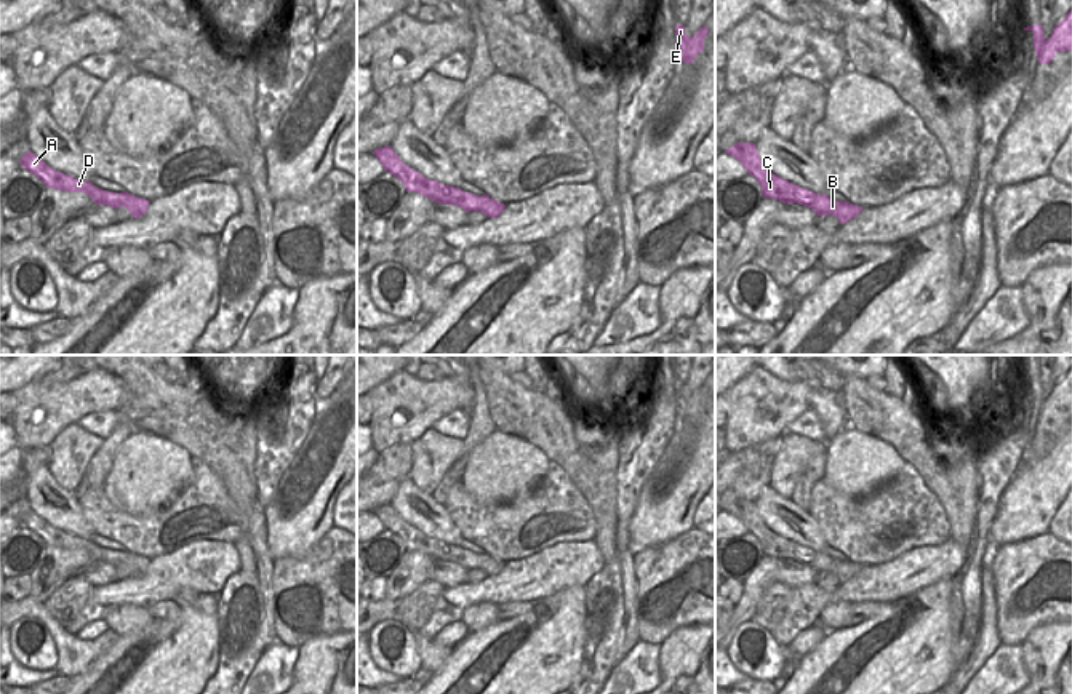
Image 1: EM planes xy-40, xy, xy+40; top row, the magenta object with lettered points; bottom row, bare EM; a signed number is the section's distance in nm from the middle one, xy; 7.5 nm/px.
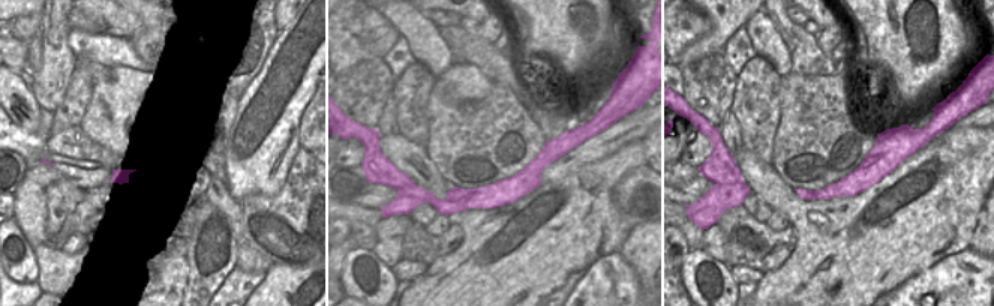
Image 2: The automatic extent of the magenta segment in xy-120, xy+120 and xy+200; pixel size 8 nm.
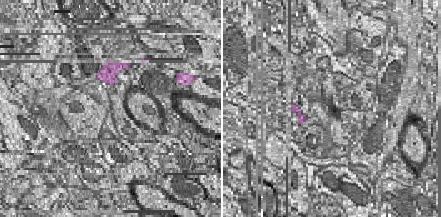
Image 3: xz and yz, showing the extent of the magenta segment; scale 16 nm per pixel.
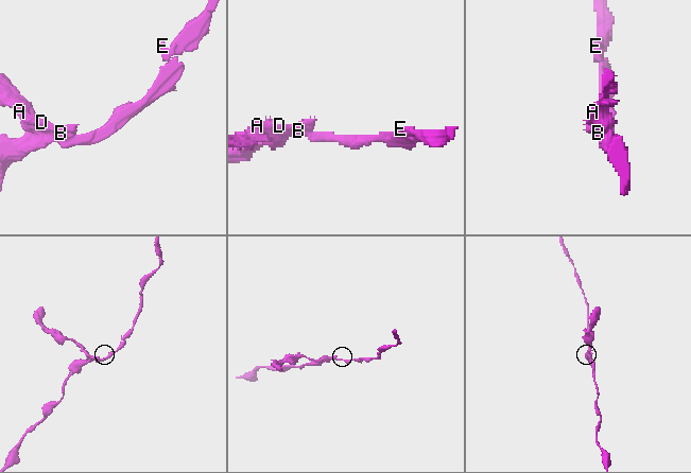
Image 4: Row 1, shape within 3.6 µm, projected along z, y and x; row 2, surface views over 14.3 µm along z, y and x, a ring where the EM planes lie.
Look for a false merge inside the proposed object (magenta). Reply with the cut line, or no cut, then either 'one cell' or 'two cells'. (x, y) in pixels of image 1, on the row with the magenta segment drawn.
xy (450, 186), (448, 203) | two cells

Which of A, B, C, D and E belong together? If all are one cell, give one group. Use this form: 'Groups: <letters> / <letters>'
Groups: A C D / B E

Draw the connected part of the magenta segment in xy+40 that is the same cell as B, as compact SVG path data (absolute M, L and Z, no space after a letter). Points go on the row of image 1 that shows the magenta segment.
M810 193L806 198L808 208L811 208L818 216L832 214L840 224L848 222L856 217L862 208L850 201L837 201L829 198L826 193Z

